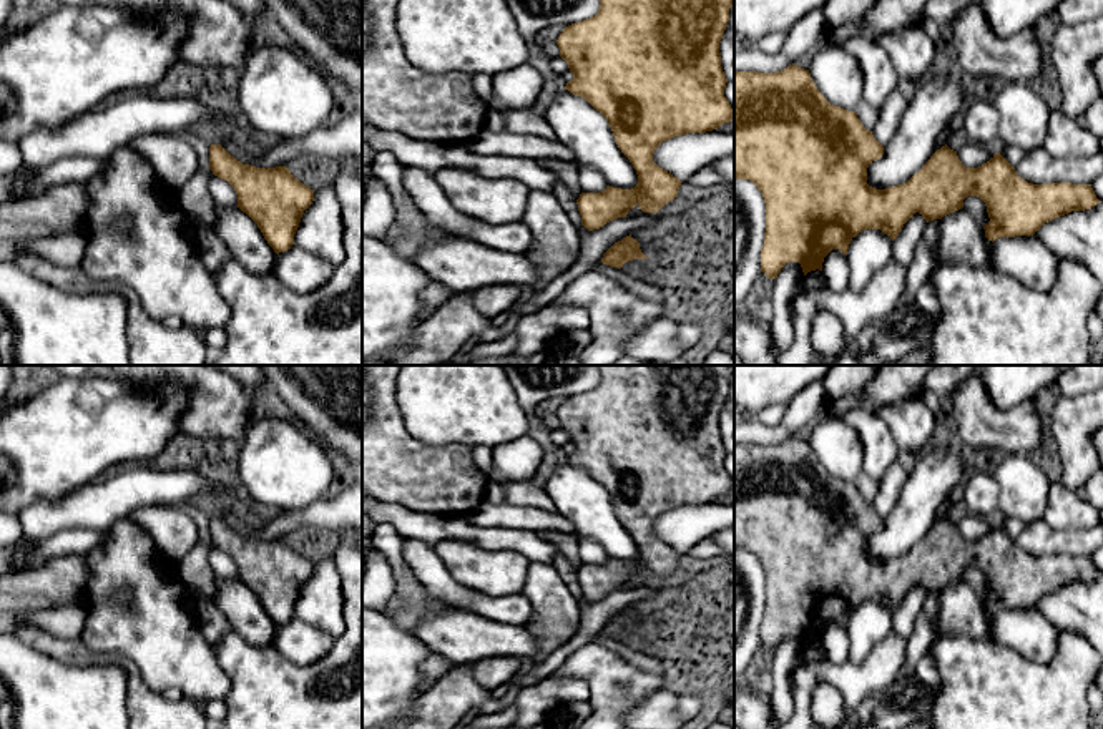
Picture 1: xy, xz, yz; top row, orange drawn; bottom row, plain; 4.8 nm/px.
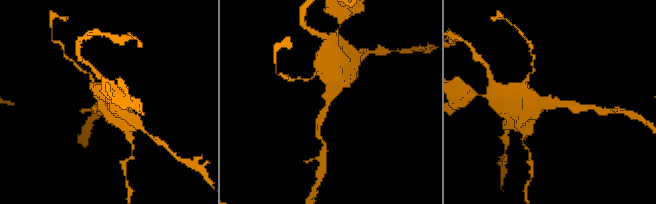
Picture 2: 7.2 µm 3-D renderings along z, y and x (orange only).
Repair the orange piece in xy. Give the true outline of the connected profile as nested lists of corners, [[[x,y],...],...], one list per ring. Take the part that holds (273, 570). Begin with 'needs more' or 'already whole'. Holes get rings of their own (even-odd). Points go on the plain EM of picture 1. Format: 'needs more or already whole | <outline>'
already whole | [[[221,516],[209,518],[209,541],[228,553],[238,566],[238,580],[261,601],[276,626],[291,621],[314,563],[286,538],[256,540],[243,536]]]

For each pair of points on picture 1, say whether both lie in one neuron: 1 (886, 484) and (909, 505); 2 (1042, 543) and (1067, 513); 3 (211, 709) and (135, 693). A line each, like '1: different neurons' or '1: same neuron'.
1: different neurons
2: different neurons
3: different neurons

